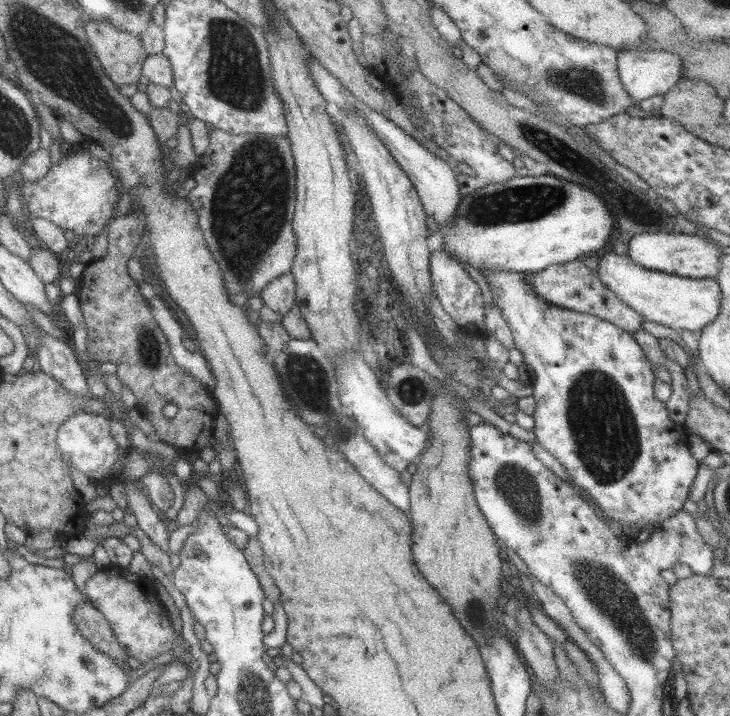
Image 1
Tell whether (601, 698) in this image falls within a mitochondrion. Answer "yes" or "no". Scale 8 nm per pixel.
no

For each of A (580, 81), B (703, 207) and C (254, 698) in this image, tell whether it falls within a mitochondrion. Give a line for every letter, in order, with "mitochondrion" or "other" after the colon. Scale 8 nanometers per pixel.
A: mitochondrion
B: other
C: mitochondrion

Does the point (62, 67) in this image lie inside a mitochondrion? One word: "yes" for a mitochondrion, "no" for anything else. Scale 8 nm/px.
yes

